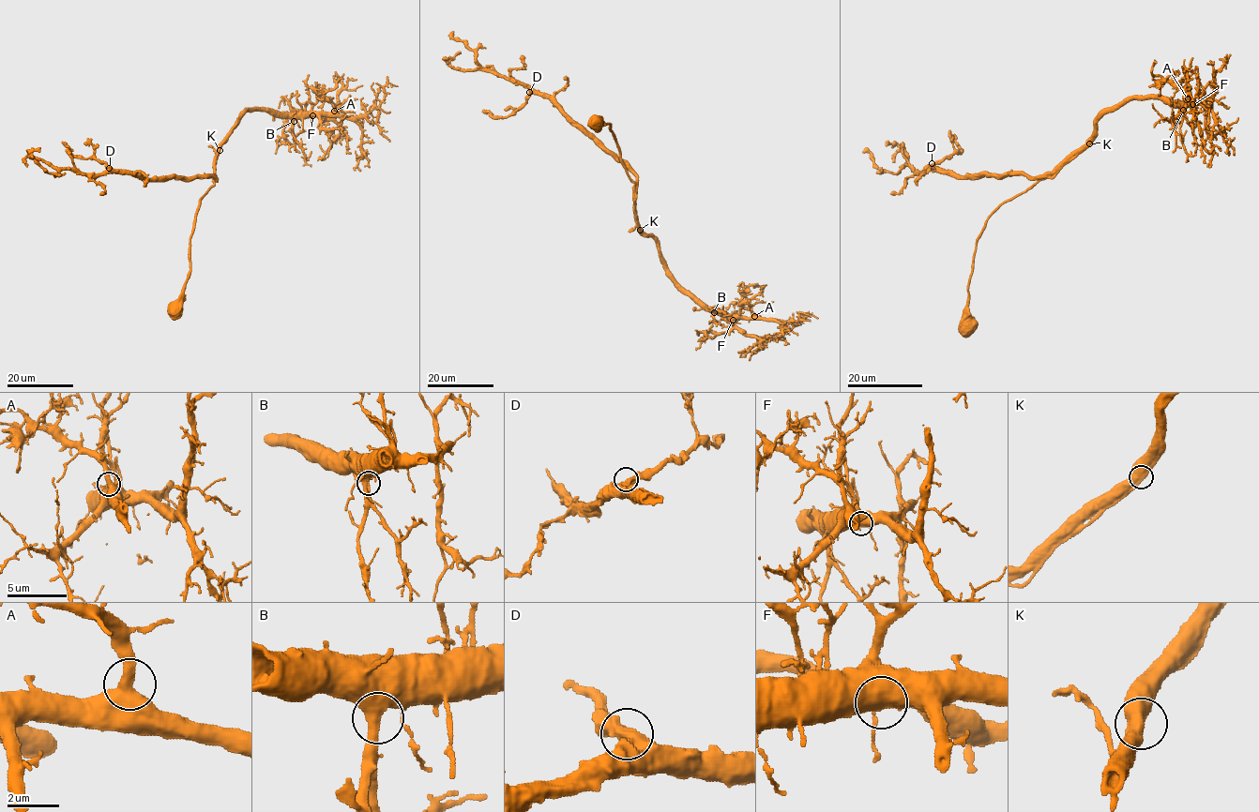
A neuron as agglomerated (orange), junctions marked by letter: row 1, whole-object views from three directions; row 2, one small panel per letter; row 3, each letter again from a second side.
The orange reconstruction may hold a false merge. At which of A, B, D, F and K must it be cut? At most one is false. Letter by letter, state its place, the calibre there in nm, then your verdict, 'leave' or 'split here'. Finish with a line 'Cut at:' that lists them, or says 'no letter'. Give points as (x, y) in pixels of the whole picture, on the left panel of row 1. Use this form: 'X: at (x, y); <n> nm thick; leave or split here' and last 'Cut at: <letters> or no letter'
A: at (334, 111); 500 nm thick; leave
B: at (294, 121); 600 nm thick; leave
D: at (109, 168); 500 nm thick; leave
F: at (312, 115); 700 nm thick; leave
K: at (219, 150); 600 nm thick; leave
Cut at: no letter

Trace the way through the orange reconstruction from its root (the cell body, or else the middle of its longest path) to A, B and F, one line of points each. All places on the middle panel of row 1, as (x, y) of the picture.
A: (595, 121), (611, 125), (620, 161), (634, 184), (634, 219), (658, 243), (666, 272), (710, 309), (754, 316)
B: (595, 121), (599, 119), (611, 125), (620, 161), (634, 184), (637, 224), (658, 243), (666, 272), (714, 312)
F: (595, 121), (611, 125), (620, 161), (634, 184), (634, 219), (658, 243), (666, 272), (710, 309), (733, 320)

